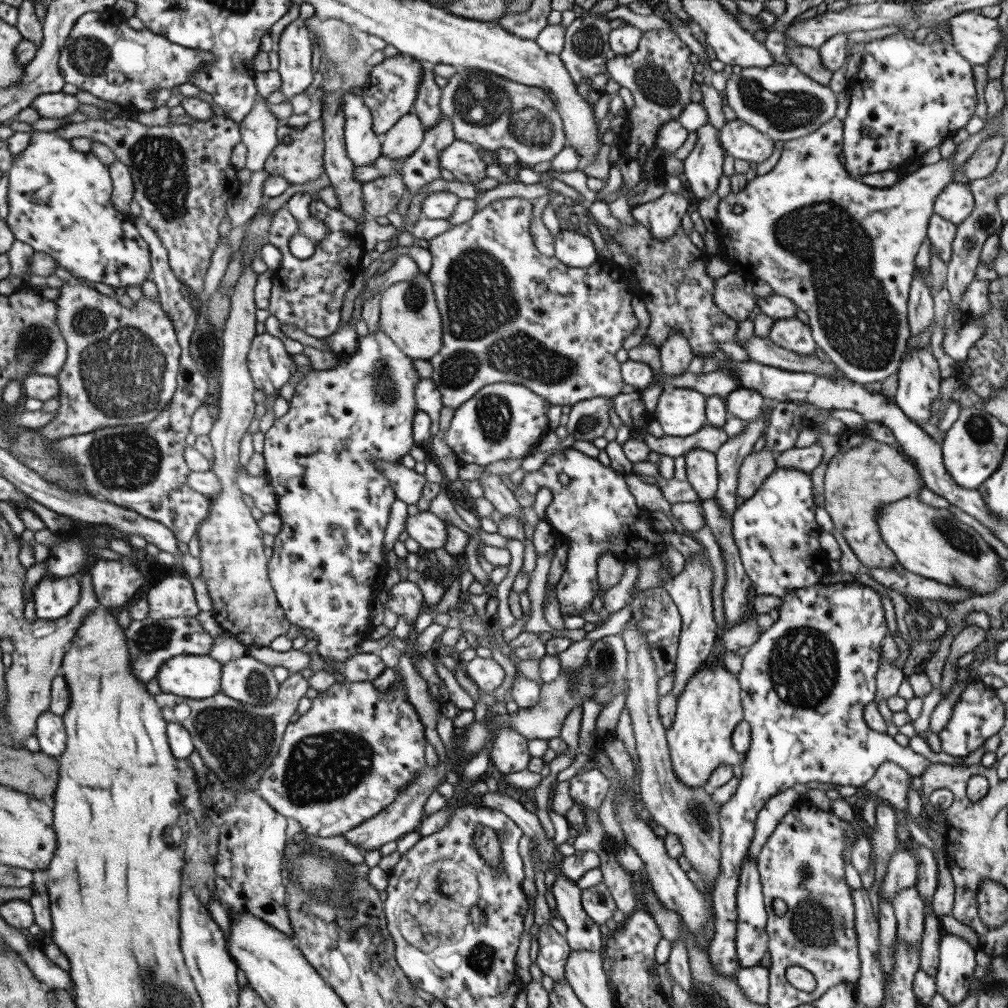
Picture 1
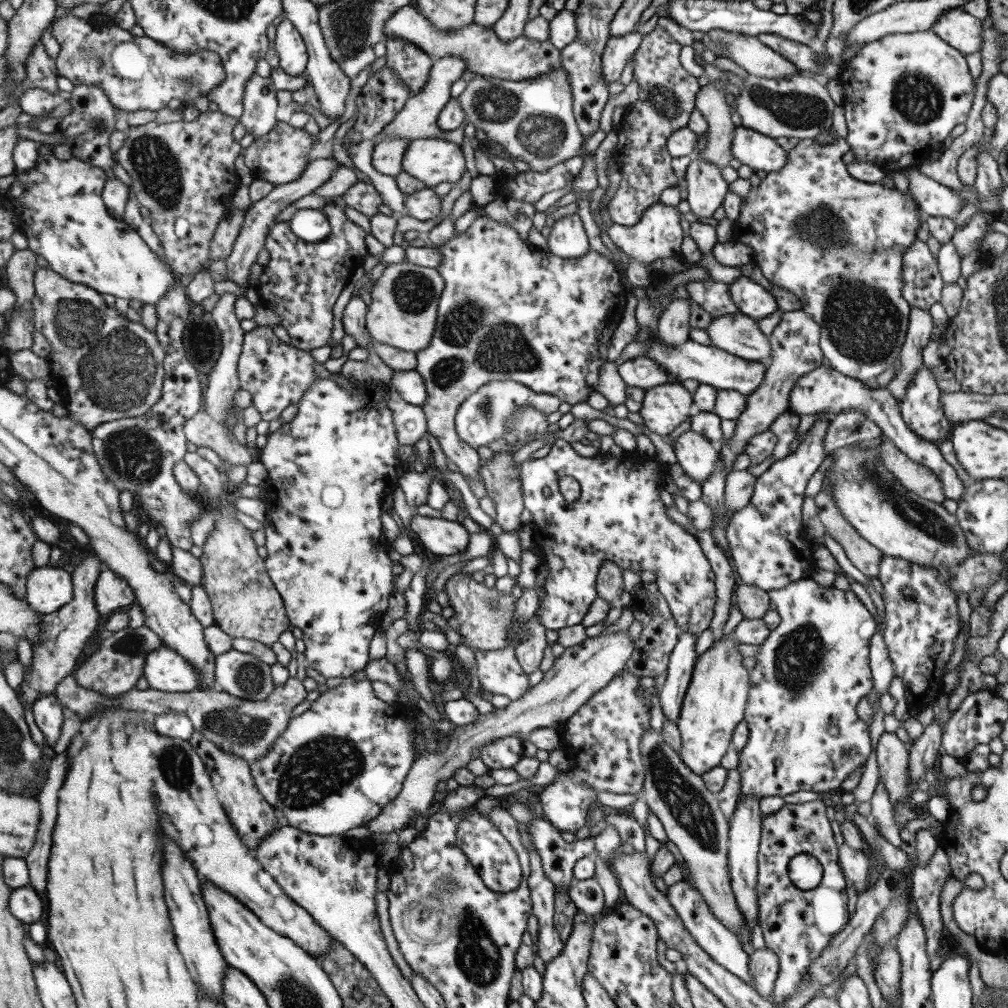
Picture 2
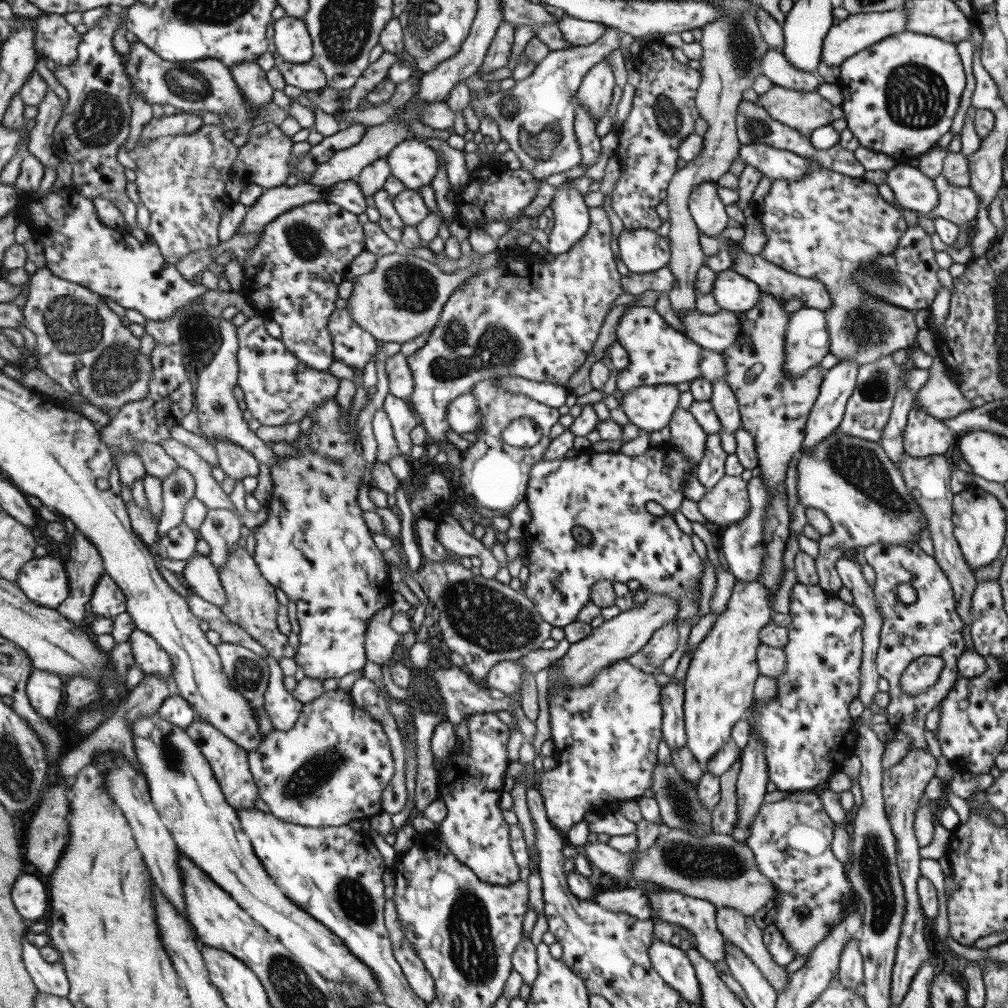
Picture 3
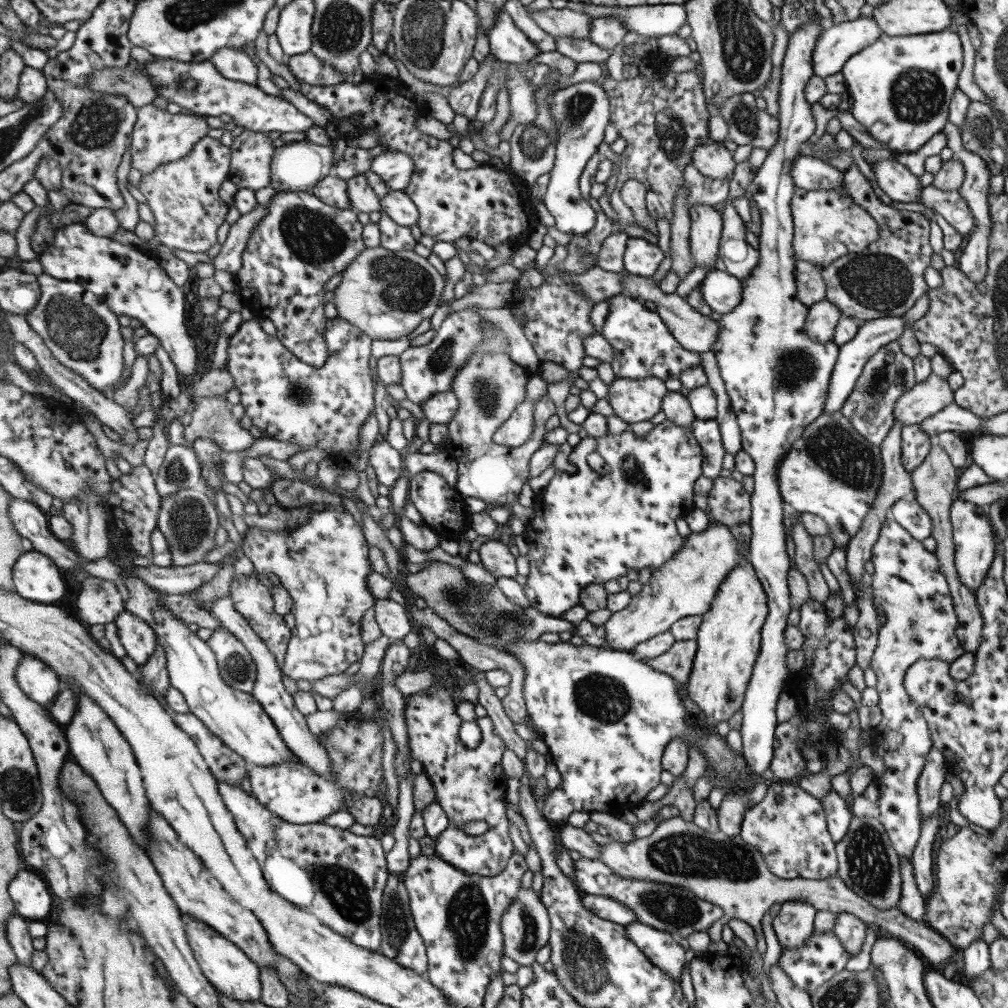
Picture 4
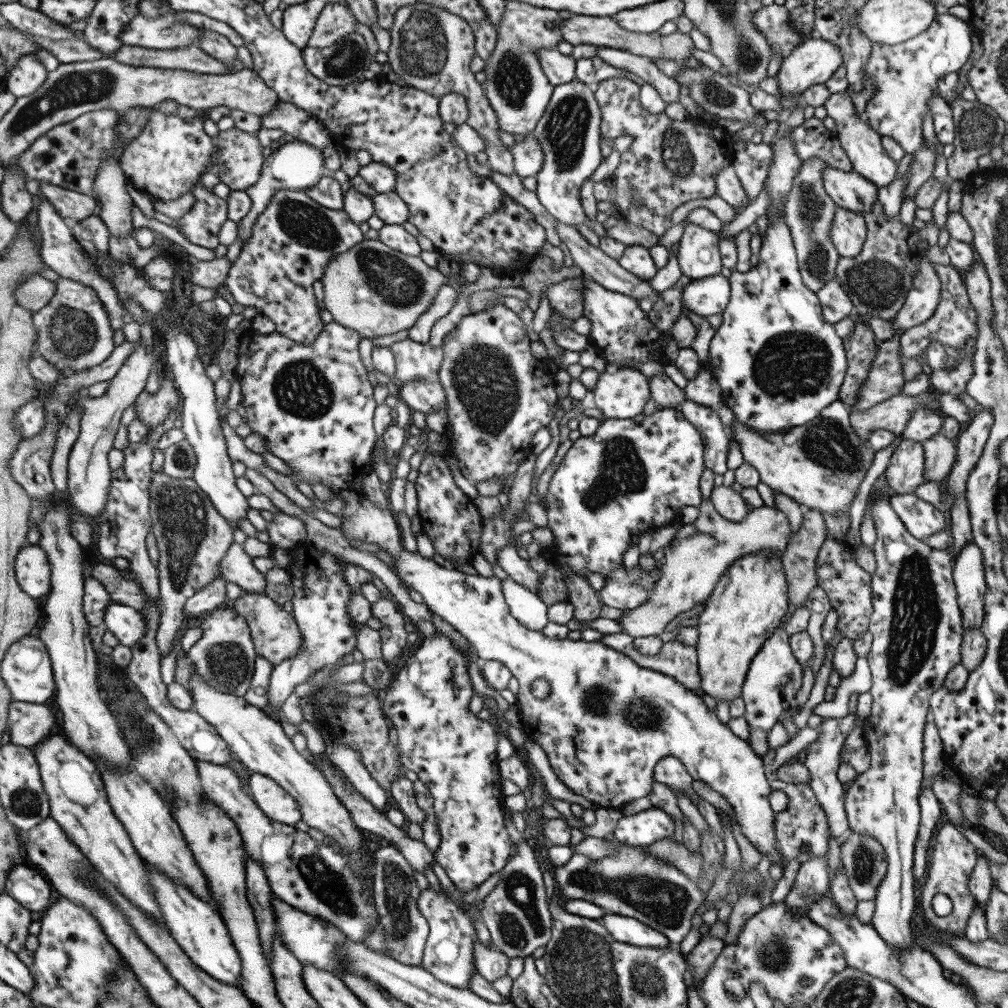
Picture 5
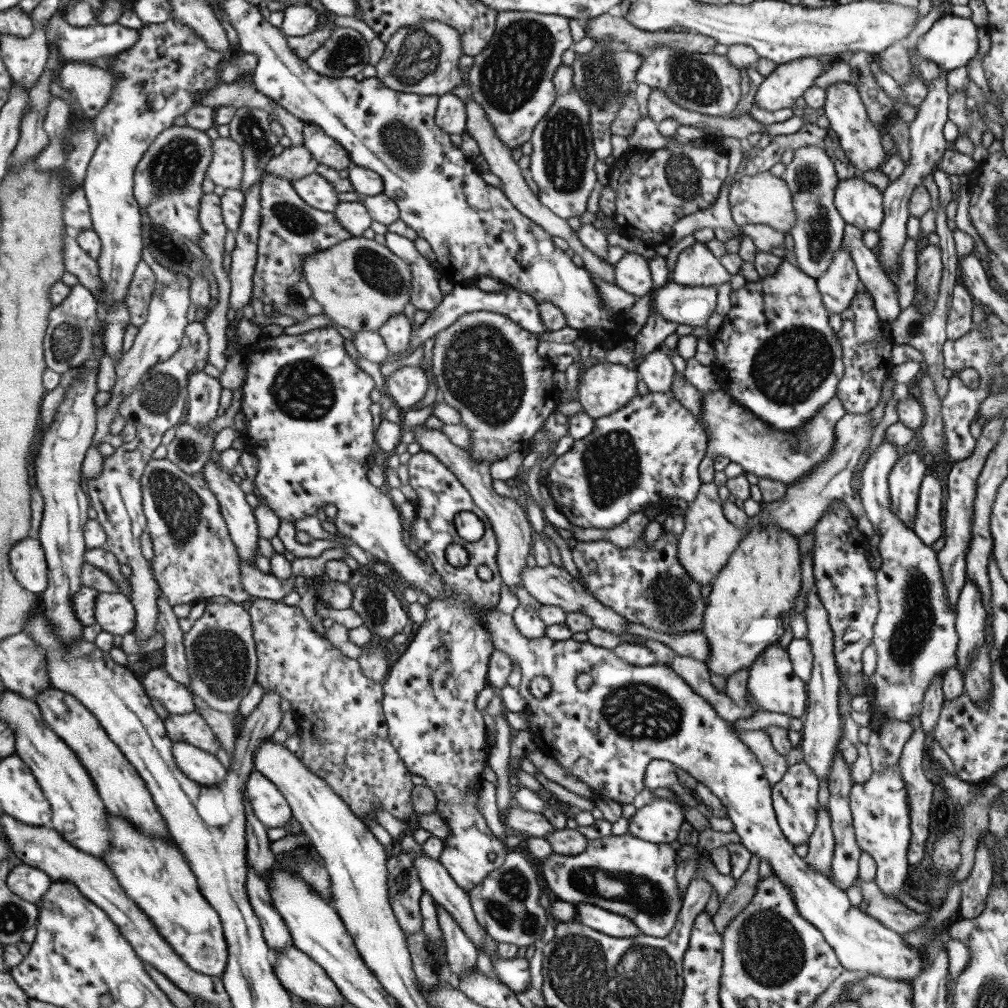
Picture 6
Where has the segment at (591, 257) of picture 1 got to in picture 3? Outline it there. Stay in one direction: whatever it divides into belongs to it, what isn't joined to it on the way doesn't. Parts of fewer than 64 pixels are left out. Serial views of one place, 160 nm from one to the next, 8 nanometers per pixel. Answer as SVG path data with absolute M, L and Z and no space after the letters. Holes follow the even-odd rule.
M563 177L548 205L553 213L553 226L546 250L554 255L569 250L588 229L588 207L583 201L583 195L569 187L569 182L569 179Z

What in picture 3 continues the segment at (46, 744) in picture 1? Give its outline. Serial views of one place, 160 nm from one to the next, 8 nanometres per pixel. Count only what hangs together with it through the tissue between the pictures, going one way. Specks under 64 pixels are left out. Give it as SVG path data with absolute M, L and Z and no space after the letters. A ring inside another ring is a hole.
M35 668L29 677L28 695L37 712L52 721L60 721L62 714L57 708L63 700L63 682L58 674Z

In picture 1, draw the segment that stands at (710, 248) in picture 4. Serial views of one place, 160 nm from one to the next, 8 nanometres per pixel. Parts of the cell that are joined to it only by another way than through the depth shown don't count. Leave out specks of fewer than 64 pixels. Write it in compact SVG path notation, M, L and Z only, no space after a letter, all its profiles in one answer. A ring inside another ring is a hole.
M706 122L695 133L695 146L682 160L682 174L689 182L687 188L693 192L693 198L699 201L715 192L725 152L719 144L718 130L712 124Z

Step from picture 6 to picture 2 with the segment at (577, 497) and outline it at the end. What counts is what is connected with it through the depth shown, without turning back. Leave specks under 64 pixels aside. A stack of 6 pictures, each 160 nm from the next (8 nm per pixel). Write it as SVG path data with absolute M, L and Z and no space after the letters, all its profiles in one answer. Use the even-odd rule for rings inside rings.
M556 438L554 443L550 446L549 452L542 458L535 459L525 459L520 464L519 472L519 490L521 490L521 499L523 499L523 506L525 510L528 510L532 516L533 531L534 531L534 542L535 547L542 554L542 565L546 566L546 575L544 576L544 583L542 584L542 595L538 600L537 609L534 612L536 617L539 618L539 623L541 626L546 629L559 631L559 629L574 626L578 623L581 623L583 616L586 615L589 605L593 602L593 599L597 596L594 582L596 581L596 576L599 570L599 567L603 564L603 561L609 561L613 564L616 564L622 571L623 570L632 570L633 572L641 573L645 570L652 572L654 574L654 584L657 587L657 590L663 595L663 598L668 604L668 609L672 614L672 617L679 627L679 630L683 633L691 633L691 635L699 635L705 629L708 629L708 625L712 620L714 607L714 600L716 599L715 589L714 589L714 572L709 566L708 560L705 558L705 555L702 553L701 547L698 545L695 536L690 535L677 525L677 523L671 521L667 514L665 513L665 507L663 502L659 498L659 488L655 486L655 483L662 481L664 484L665 480L668 478L668 475L665 475L666 467L668 472L668 464L662 463L659 460L657 464L654 463L651 458L641 457L637 455L623 455L619 457L608 457L602 453L595 454L592 457L583 457L581 454L573 451L569 446L569 442L565 442L562 438ZM563 476L571 476L574 478L580 487L580 496L577 500L572 502L566 502L562 495L558 492L558 482ZM543 489L549 489L549 496L543 496Z

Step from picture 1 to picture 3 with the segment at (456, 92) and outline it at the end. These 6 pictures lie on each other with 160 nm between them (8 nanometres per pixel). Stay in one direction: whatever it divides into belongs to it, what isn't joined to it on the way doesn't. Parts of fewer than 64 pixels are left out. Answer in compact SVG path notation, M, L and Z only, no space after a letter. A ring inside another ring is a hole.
M607 26L604 35L593 44L549 51L535 65L531 74L515 81L511 89L482 91L470 102L478 119L491 117L497 123L500 138L507 142L508 150L515 154L520 168L533 178L544 180L551 174L565 172L580 163L573 126L577 106L576 90L584 74L618 48L620 36L616 28Z

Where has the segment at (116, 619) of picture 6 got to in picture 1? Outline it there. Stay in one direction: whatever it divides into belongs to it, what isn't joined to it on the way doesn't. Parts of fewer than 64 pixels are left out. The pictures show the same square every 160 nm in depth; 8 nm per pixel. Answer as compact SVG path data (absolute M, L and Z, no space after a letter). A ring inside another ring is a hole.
M179 655L160 668L158 684L165 693L194 699L221 692L222 663L209 655Z

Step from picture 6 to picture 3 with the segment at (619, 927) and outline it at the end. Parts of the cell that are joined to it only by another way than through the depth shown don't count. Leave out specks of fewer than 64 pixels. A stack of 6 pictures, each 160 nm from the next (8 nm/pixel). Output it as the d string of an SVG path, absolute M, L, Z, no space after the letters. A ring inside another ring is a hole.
M658 939L651 941L648 952L649 963L655 973L687 1003L692 1002L700 1006L699 985L685 952Z

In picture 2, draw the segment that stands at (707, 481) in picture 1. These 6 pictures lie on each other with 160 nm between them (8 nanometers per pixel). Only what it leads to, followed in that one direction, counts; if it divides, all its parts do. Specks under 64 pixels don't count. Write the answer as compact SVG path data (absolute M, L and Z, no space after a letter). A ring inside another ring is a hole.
M687 430L675 438L672 450L677 464L693 482L703 484L713 474L718 451L704 436Z

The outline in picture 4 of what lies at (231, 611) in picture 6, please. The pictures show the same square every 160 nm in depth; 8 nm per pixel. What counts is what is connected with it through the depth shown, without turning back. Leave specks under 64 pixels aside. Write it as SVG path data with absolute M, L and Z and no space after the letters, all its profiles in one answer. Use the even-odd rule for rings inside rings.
M223 625L214 631L208 645L217 655L225 682L237 690L252 693L258 679L258 668L245 643Z

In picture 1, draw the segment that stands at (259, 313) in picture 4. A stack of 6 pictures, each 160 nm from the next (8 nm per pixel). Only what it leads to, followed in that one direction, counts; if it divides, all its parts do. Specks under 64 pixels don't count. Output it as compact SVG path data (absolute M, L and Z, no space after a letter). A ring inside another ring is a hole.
M319 199L309 203L310 212L316 219L327 225L328 232L324 238L312 245L310 257L305 260L297 258L289 250L293 236L300 232L300 222L295 215L283 206L275 211L268 242L282 253L283 263L272 279L269 314L281 323L295 324L315 339L323 339L335 332L339 324L341 294L349 288L353 274L361 270L359 258L363 252L364 239L356 222L346 217L341 211L327 207Z

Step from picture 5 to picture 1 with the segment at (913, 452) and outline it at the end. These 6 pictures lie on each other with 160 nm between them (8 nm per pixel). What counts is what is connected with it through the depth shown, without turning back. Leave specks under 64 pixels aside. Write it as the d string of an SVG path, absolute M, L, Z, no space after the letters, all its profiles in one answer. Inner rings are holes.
M930 348L922 350L911 350L905 352L901 359L897 376L897 389L895 392L894 404L913 423L922 425L927 423L931 417L931 403L935 398L940 397L939 384L942 380L939 375L938 365L930 352Z

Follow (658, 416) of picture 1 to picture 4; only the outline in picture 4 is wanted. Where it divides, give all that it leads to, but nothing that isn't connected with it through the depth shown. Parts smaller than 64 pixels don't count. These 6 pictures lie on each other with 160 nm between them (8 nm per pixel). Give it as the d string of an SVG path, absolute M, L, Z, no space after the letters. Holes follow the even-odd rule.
M616 378L607 386L606 400L613 415L627 424L647 421L661 411L661 400L667 394L659 378Z

